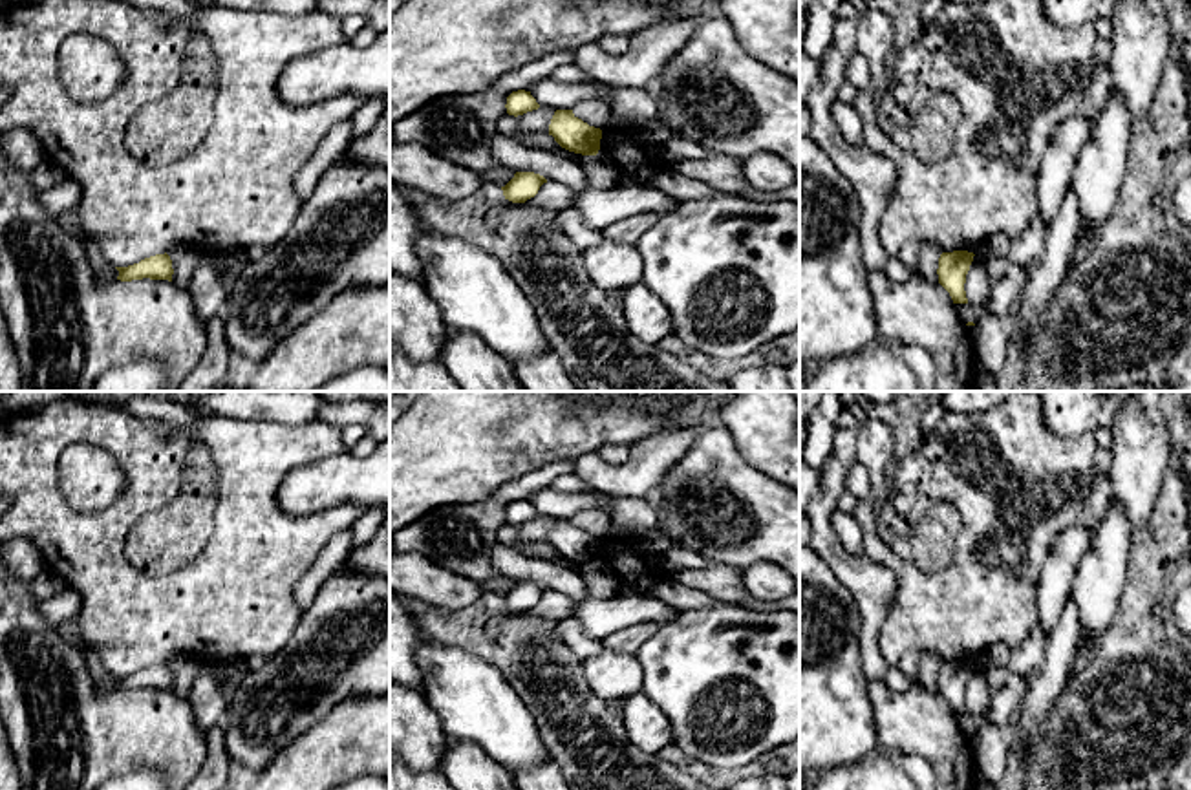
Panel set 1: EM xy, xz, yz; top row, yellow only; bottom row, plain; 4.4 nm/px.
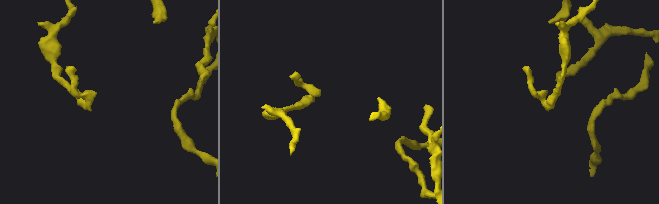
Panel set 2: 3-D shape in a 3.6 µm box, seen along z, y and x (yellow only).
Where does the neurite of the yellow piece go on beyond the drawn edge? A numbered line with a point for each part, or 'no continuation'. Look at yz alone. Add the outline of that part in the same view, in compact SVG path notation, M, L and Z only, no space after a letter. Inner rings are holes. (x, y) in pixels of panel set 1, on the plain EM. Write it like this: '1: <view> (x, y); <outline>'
no continuation

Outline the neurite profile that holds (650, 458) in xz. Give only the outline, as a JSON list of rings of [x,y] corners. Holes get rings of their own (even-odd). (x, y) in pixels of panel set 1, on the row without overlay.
[[[701,428],[653,433],[629,446],[624,464],[609,464],[600,452],[591,452],[574,461],[574,474],[595,492],[649,499],[666,472],[693,446]]]

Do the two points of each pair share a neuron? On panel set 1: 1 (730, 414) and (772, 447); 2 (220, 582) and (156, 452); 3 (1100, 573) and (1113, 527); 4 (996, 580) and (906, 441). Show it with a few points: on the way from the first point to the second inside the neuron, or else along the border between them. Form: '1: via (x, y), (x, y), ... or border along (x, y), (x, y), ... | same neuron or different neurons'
1: via (741, 416), (761, 436) | same neuron
2: via (235, 533), (235, 463), (205, 436) | same neuron
3: via (1105, 562), (1111, 538) | same neuron
4: border along (926, 436), (917, 450), (901, 458), (895, 456) | different neurons

